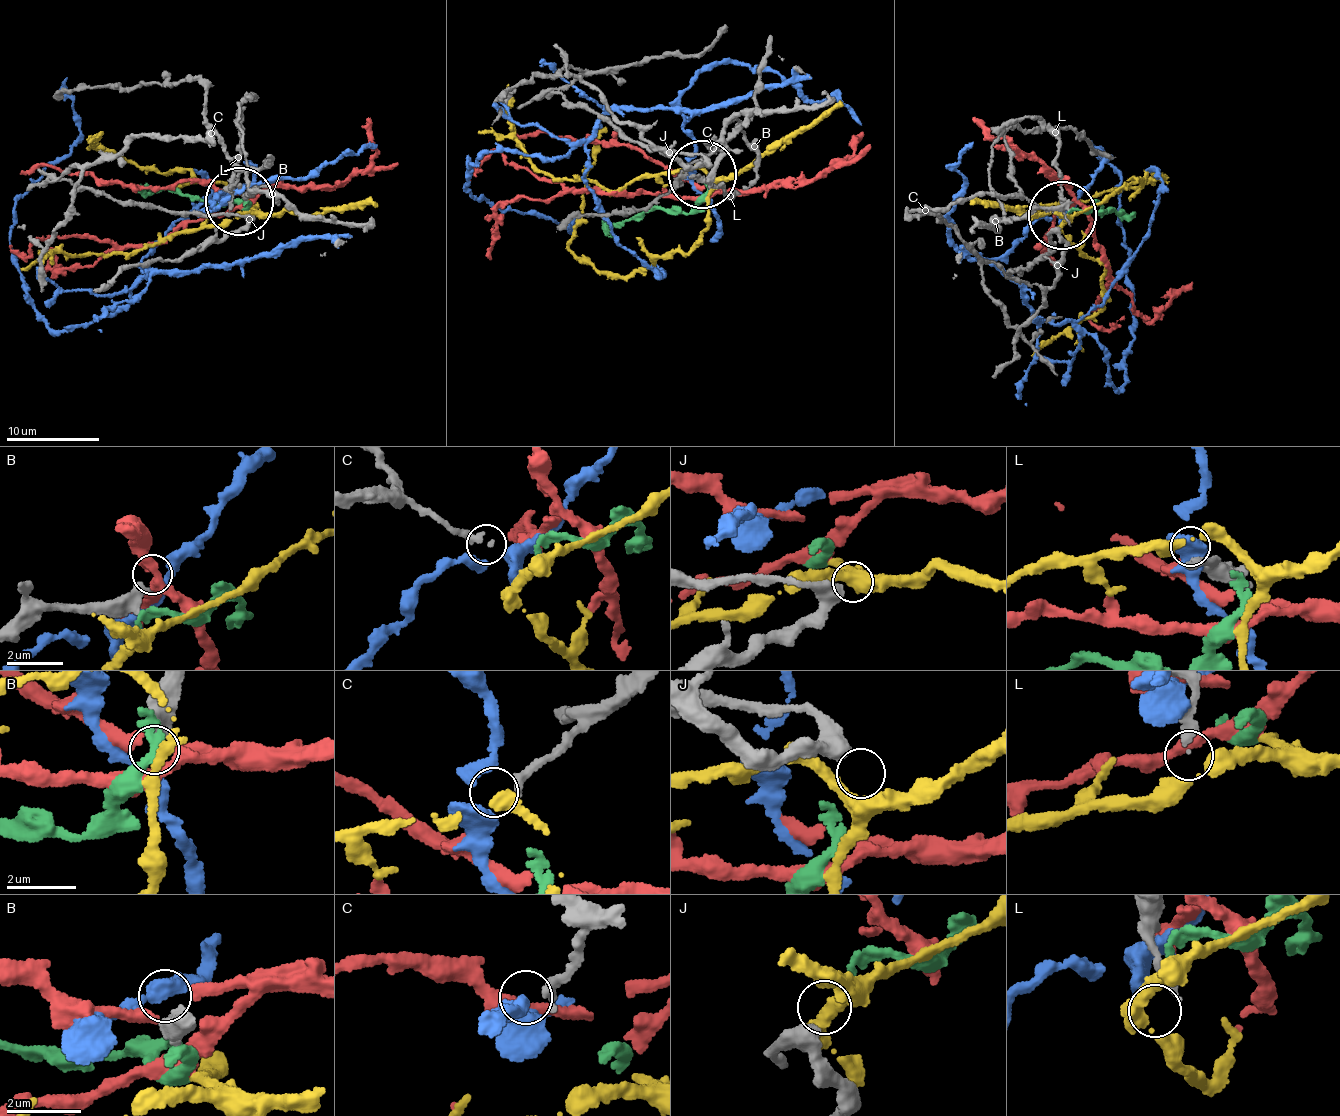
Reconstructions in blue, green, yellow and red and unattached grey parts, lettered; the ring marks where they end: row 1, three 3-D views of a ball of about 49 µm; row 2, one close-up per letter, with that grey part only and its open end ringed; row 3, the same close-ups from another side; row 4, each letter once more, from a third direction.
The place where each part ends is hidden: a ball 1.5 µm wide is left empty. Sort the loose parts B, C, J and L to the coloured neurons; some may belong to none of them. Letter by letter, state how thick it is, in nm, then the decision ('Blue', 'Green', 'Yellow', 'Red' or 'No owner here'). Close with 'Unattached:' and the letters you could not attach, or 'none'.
B: Thickness 440 nm. No owner here
C: Thickness 280 nm. No owner here
J: Thickness 440 nm. No owner here
L: Thickness 280 nm. Yellow
Unattached: B, C, J

